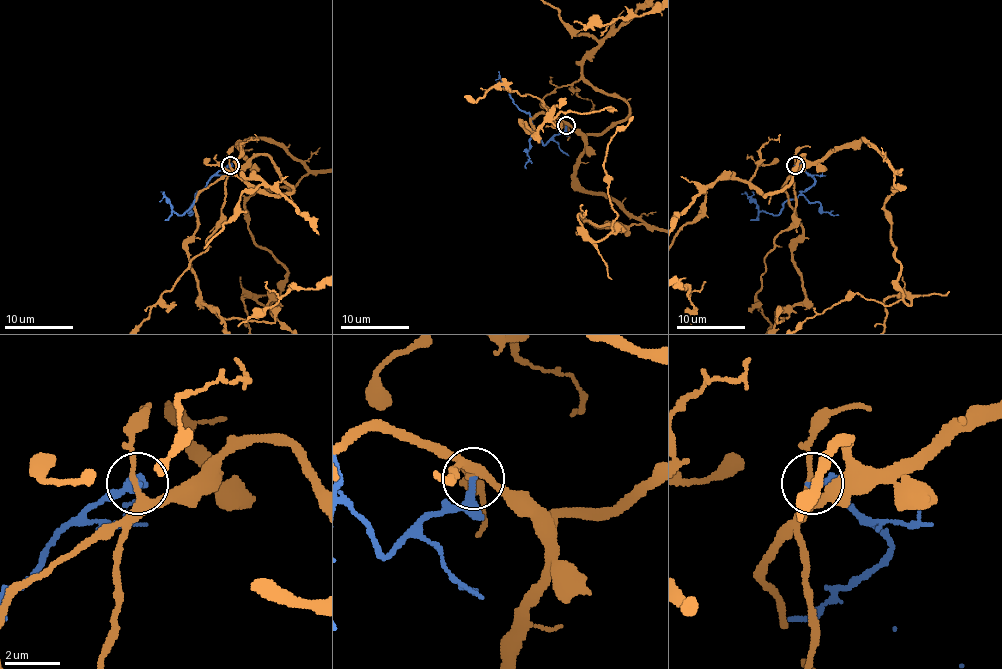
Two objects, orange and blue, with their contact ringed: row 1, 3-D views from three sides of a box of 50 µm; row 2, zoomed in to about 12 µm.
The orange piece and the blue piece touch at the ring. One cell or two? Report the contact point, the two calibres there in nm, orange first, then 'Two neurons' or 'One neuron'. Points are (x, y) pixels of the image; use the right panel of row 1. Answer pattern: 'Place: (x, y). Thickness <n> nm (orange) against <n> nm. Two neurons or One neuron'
Place: (795, 165). Thickness 200 nm (orange) against 280 nm. Two neurons

